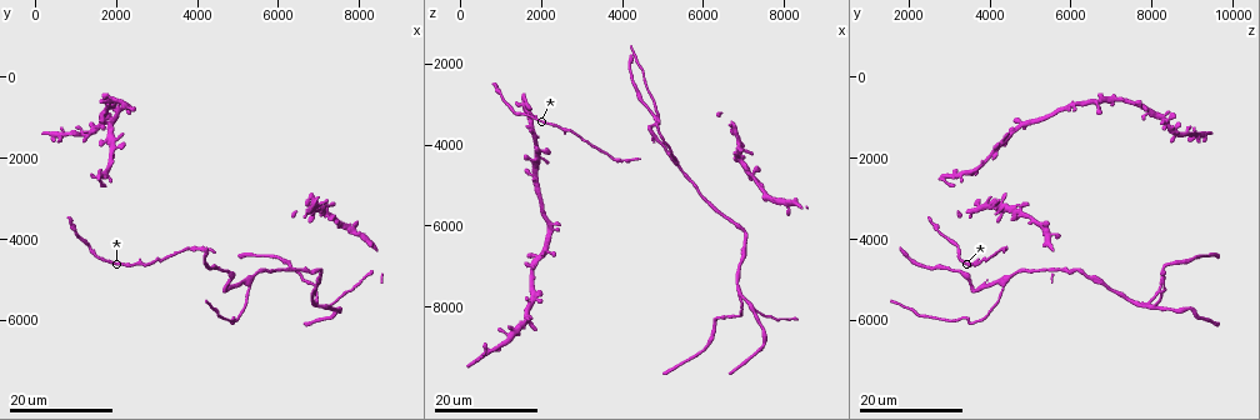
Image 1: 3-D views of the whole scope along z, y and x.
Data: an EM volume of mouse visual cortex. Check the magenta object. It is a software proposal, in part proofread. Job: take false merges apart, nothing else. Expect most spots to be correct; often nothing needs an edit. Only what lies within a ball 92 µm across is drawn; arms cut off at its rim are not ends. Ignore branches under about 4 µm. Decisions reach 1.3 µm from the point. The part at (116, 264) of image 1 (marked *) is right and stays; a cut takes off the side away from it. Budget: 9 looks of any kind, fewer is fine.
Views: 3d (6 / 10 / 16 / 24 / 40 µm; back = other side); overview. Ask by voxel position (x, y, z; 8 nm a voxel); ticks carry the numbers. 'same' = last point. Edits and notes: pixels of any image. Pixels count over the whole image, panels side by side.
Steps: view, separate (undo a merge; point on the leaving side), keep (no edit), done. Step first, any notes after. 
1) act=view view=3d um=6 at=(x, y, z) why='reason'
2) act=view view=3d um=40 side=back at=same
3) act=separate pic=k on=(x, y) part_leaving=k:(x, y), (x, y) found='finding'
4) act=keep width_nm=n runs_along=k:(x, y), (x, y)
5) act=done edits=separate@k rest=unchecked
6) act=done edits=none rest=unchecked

act=view view=3d um=24 at=(5250, 5200, 4350)

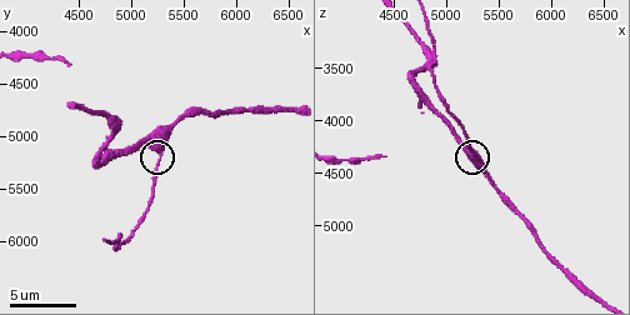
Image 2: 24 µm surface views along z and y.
act=view view=3d um=6 at=(5260, 5200, 4320)

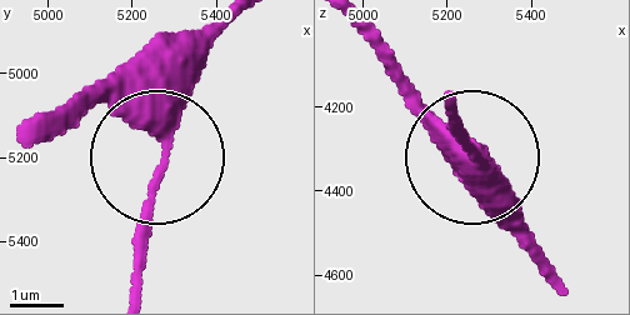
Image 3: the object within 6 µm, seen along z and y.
act=keep side_arm_um=31 found='continuous, no second neuron'

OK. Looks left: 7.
act=view view=3d um=10 at=(4780, 5180, 3820) why='three-way junction'

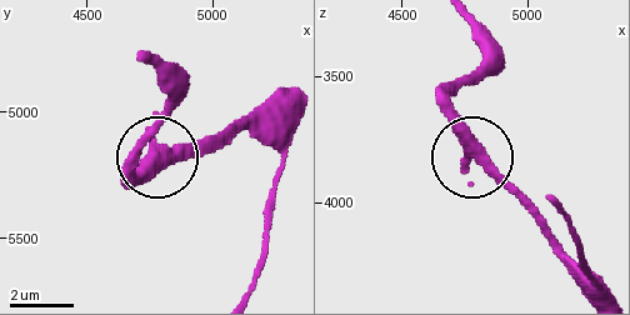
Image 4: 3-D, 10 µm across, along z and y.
act=view view=3d um=6 at=(4820, 5200, 3800)

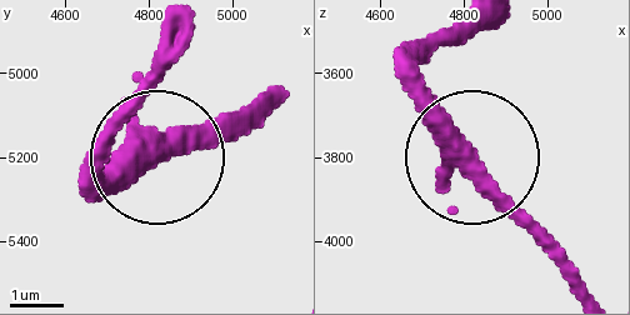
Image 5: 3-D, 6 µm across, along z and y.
act=keep width_nm=360 found='one neuron here'

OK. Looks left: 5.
act=view view=3d um=16 at=(4820, 4840, 3340)

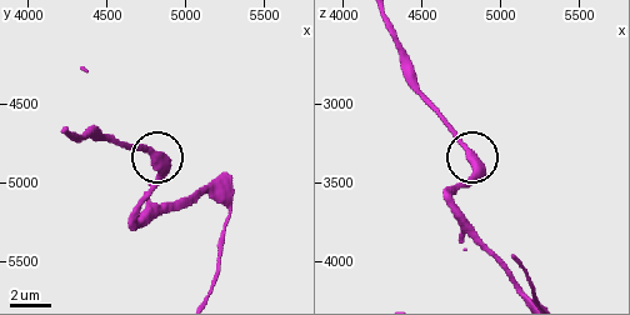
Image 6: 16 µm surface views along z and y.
act=keep found='all the same neuron'

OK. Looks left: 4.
act=view view=3d um=16 at=(7300, 5600, 8100) why='branch point'

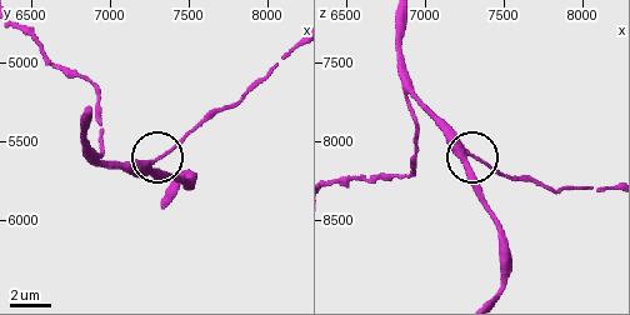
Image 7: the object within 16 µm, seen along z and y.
act=view view=3d um=6 at=(7260, 5640, 8080) why='closer look'

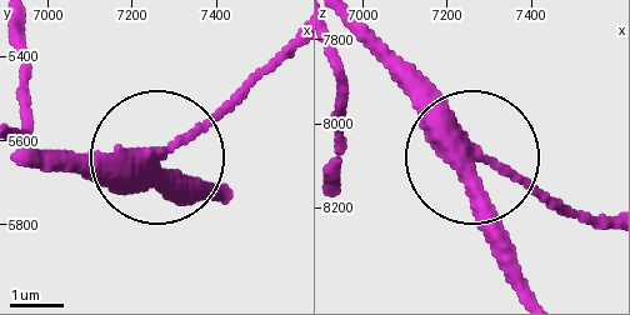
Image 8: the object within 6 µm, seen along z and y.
act=keep width_nm=330 runs_along=8:(353, 29), (456, 149), (510, 168), (559, 213) found='one neuron here'

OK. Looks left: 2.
act=done edits=none rest=unchecked

